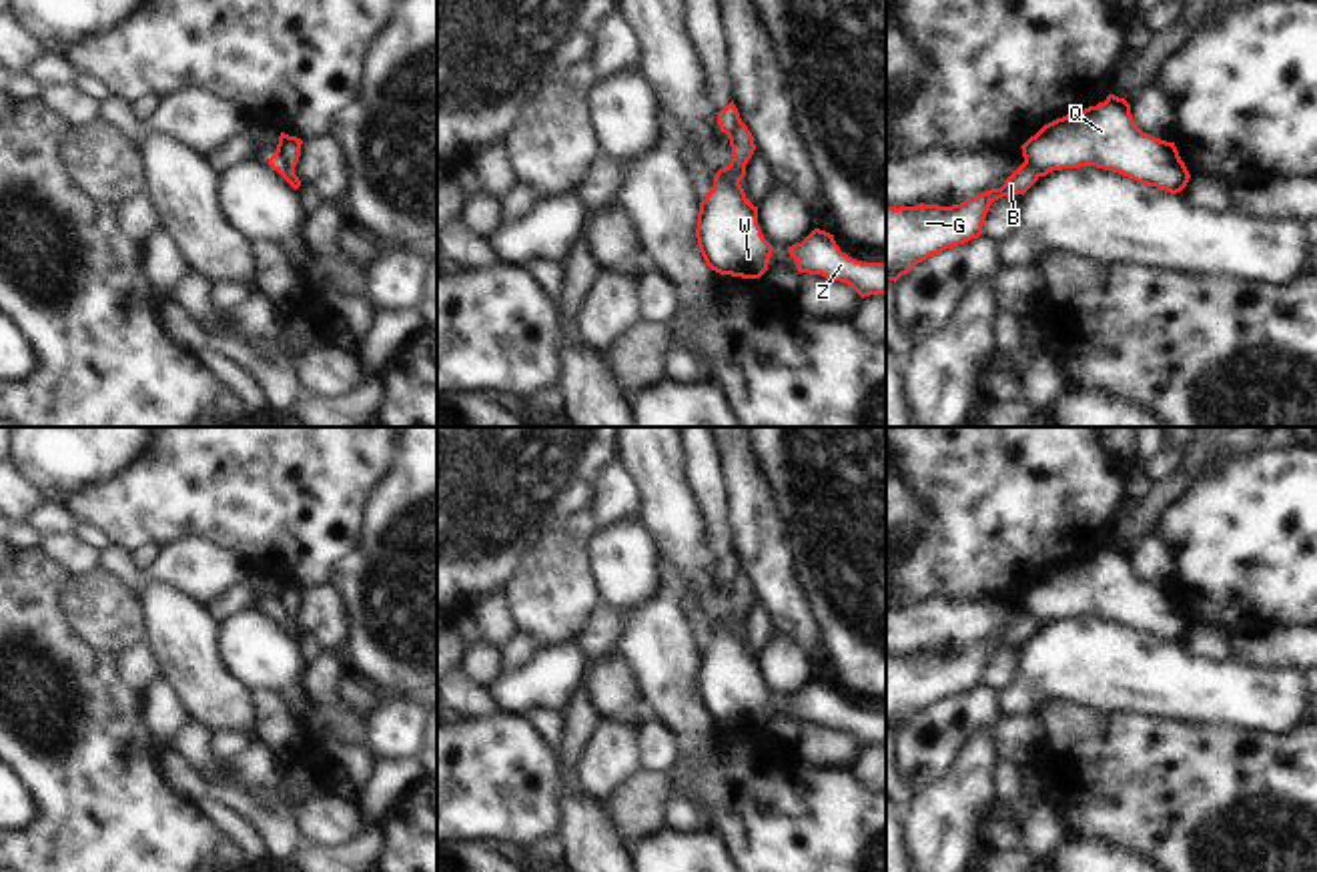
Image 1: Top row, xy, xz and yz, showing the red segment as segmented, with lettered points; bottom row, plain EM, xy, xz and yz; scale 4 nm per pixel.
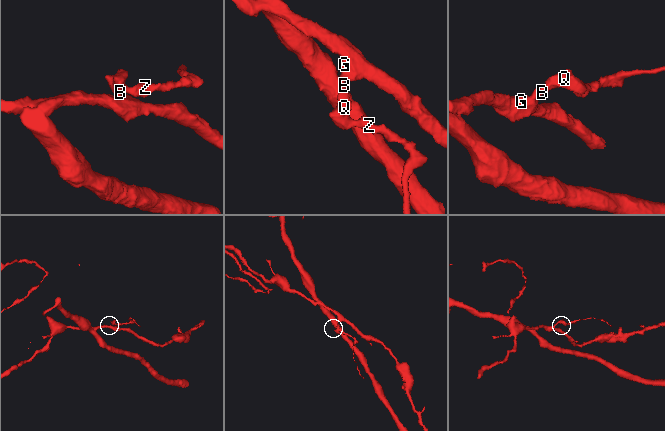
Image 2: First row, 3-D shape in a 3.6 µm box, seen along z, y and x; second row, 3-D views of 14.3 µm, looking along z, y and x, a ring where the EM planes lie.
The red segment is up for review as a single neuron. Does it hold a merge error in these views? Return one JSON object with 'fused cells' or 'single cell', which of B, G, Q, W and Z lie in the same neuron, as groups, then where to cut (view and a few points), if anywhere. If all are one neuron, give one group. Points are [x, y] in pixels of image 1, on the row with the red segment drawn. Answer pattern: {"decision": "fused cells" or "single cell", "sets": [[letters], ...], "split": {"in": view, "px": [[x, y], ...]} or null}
{"decision": "fused cells", "sets": [["B", "G"], ["Q", "W", "Z"]], "split": {"in": "xy", "px": [[275, 153], [293, 171]]}}

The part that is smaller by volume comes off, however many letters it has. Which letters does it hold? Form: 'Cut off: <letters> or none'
Cut off: Q, W, Z

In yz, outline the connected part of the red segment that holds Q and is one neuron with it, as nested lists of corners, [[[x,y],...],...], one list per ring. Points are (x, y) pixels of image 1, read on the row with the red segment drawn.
[[[1115,94],[1044,124],[1020,148],[1038,176],[1096,166],[1171,194],[1181,192],[1191,178],[1175,142],[1143,132],[1131,104]]]

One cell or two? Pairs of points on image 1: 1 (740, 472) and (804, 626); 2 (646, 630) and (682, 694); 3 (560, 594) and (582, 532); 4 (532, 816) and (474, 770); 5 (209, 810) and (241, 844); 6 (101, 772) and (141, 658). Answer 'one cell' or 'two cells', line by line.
1: one cell
2: one cell
3: one cell
4: one cell
5: one cell
6: two cells

